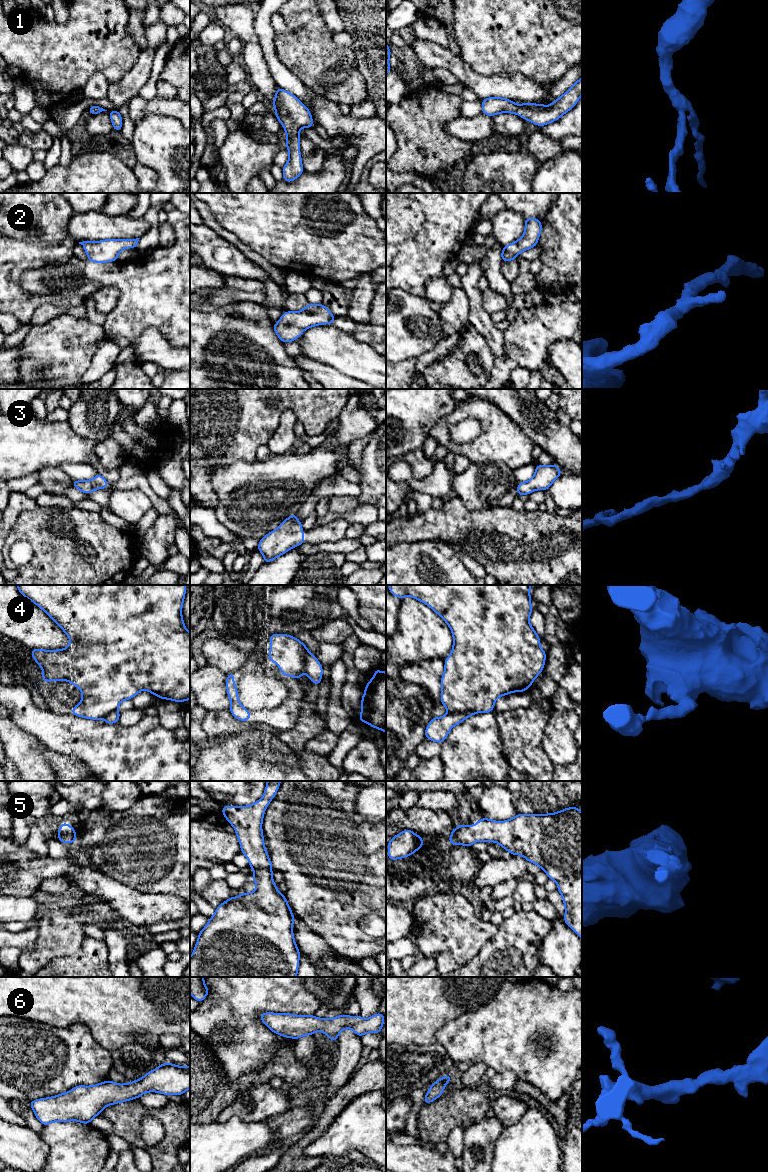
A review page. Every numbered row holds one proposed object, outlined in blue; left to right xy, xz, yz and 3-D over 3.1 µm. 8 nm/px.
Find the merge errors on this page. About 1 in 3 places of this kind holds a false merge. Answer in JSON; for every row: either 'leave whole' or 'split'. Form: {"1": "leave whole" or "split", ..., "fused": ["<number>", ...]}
{"1": "leave whole", "2": "leave whole", "3": "leave whole", "4": "split", "5": "leave whole", "6": "leave whole", "fused": ["4"]}

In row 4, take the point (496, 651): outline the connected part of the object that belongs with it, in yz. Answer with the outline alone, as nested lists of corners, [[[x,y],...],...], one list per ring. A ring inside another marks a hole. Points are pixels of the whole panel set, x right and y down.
[[[388,585],[388,587],[389,587],[390,592],[394,596],[396,596],[400,599],[402,599],[406,596],[410,596],[410,597],[415,598],[418,601],[423,602],[424,604],[429,606],[434,612],[436,612],[447,623],[447,625],[451,629],[451,632],[453,634],[453,648],[452,648],[452,651],[451,651],[449,657],[444,659],[445,670],[444,670],[443,676],[441,678],[441,704],[443,704],[446,707],[448,714],[462,713],[465,711],[475,711],[476,713],[493,712],[495,702],[499,697],[510,694],[512,692],[526,691],[528,689],[528,687],[532,685],[535,678],[543,671],[545,659],[546,659],[546,652],[540,647],[541,638],[536,634],[535,630],[533,629],[533,627],[531,626],[531,624],[529,622],[530,615],[533,611],[533,609],[531,607],[531,596],[529,594],[531,585]]]

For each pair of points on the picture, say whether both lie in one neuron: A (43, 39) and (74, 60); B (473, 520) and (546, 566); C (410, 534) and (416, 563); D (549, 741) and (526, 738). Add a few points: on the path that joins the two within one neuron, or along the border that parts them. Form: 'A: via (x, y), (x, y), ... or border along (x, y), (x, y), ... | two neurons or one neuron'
A: via (51, 47), (59, 55), (66, 55) | one neuron
B: via (491, 528), (496, 528), (515, 547), (528, 552) | one neuron
C: border along (435, 539), (398, 542), (396, 544) | two neurons
D: border along (548, 717), (543, 732), (542, 749), (551, 762) | two neurons

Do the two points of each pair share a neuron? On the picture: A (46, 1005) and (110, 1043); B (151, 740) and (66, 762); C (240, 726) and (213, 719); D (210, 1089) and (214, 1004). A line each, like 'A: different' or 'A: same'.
A: same
B: different
C: same
D: different

